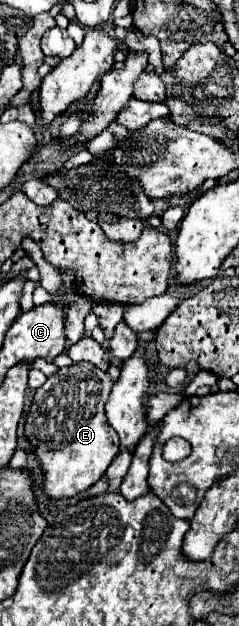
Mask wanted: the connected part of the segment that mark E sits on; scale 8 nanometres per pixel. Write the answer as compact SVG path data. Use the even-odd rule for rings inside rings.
M81 361L61 367L43 387L35 391L35 399L25 421L25 435L35 449L45 473L45 493L49 497L73 497L97 483L113 457L119 453L119 437L107 423L105 403L119 373L97 371L91 363Z

